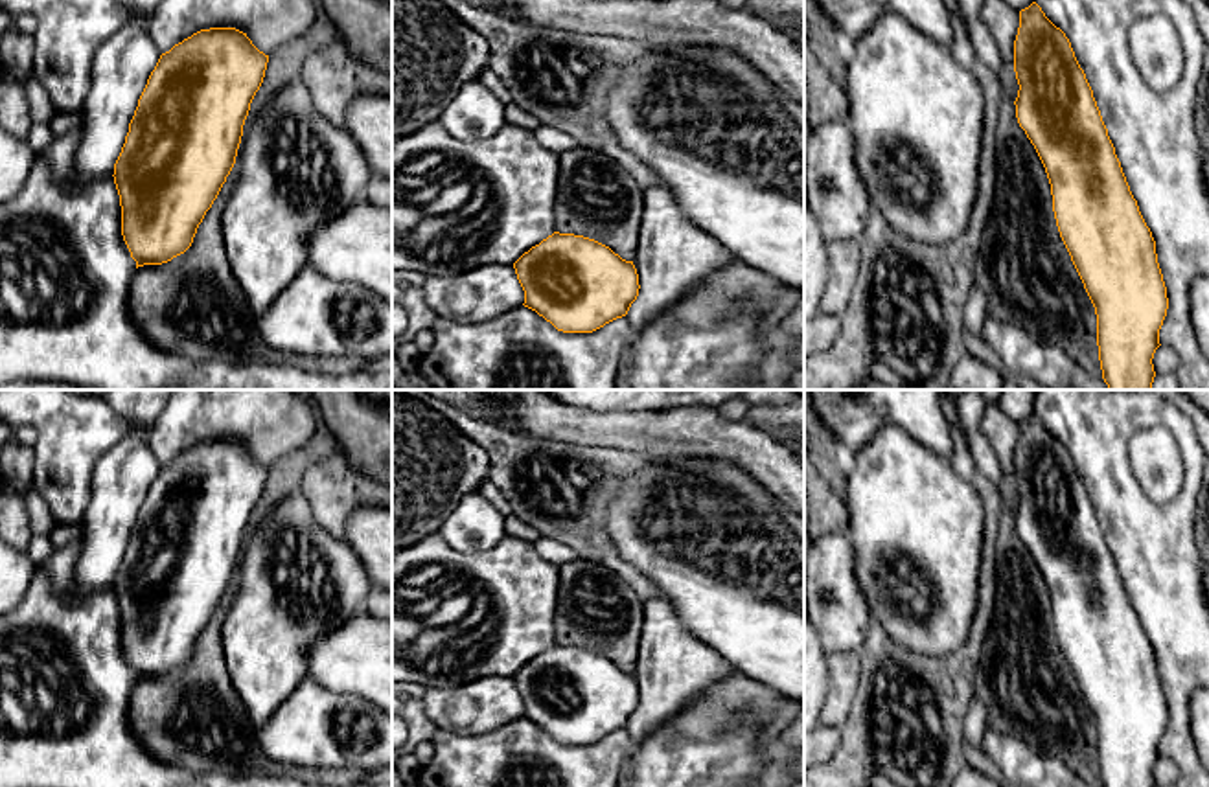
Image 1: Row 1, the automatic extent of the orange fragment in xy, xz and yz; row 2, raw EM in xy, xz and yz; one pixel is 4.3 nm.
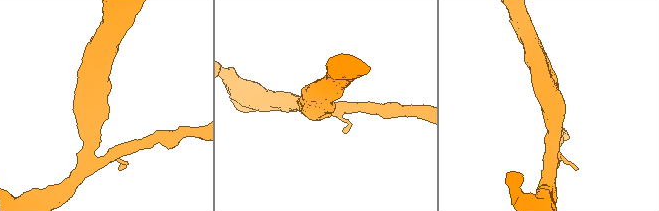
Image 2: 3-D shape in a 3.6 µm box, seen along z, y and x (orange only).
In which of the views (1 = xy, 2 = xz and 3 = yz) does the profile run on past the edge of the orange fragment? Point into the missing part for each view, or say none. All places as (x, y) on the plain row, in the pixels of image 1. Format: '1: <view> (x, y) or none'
1: none
2: none
3: none

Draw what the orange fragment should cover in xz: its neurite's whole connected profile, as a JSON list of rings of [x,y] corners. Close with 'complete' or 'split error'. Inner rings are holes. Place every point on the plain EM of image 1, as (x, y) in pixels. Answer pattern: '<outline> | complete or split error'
[[[554,644],[524,664],[513,680],[524,702],[523,717],[563,745],[593,745],[626,728],[640,701],[633,673],[622,671],[594,651],[574,645]]] | complete

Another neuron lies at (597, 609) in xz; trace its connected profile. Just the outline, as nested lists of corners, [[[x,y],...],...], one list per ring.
[[[587,559],[559,566],[556,644],[594,651],[635,673],[644,599],[613,570]]]

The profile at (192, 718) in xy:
[[[318,436],[269,465],[263,495],[243,537],[236,576],[199,636],[191,658],[167,675],[136,680],[129,706],[131,730],[158,761],[199,772],[293,776],[333,787],[359,783],[368,774],[353,767],[307,769],[271,759],[256,739],[258,726],[230,682],[221,638],[252,528],[300,489],[305,469],[326,449],[326,439]]]

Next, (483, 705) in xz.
[[[484,677],[455,688],[429,688],[421,697],[427,717],[447,732],[491,732],[524,715],[513,677]]]

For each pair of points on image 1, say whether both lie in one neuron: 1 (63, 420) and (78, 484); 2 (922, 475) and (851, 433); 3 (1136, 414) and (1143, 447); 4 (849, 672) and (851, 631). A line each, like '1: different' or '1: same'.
1: same
2: different
3: different
4: different

